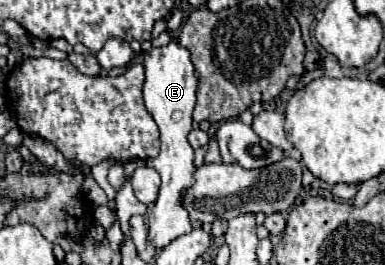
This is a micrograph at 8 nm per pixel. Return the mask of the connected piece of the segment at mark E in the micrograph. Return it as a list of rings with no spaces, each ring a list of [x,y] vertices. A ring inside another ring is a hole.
[[[175,39],[163,47],[143,53],[143,67],[145,67],[145,85],[143,85],[145,107],[161,131],[161,153],[155,159],[147,161],[147,165],[161,175],[161,191],[153,211],[147,217],[149,221],[147,241],[155,249],[163,249],[175,237],[189,233],[193,229],[193,223],[189,221],[187,211],[181,207],[181,191],[193,185],[193,171],[195,171],[193,149],[187,141],[187,135],[193,123],[191,113],[195,109],[197,77],[195,77],[195,67],[191,61],[191,51],[179,45]]]

